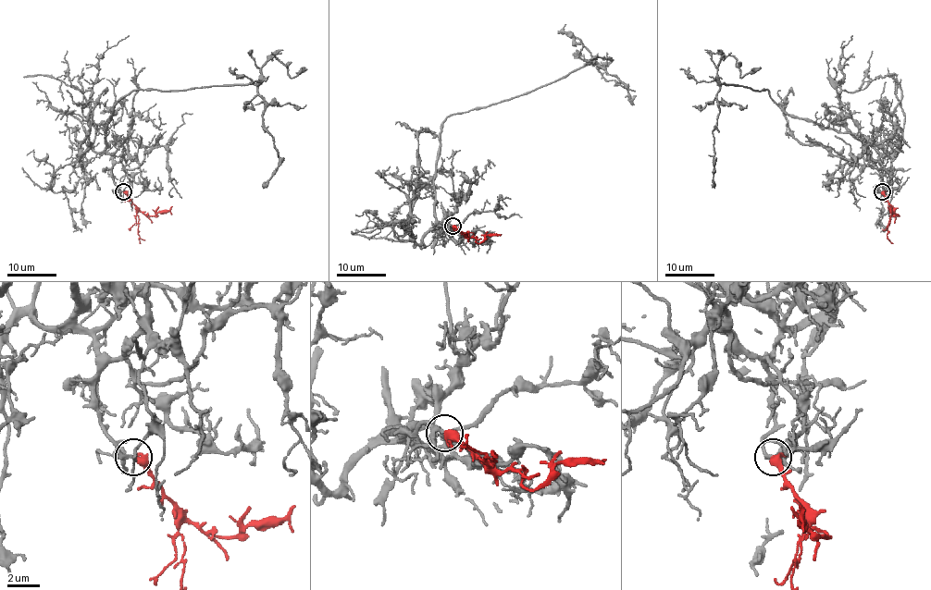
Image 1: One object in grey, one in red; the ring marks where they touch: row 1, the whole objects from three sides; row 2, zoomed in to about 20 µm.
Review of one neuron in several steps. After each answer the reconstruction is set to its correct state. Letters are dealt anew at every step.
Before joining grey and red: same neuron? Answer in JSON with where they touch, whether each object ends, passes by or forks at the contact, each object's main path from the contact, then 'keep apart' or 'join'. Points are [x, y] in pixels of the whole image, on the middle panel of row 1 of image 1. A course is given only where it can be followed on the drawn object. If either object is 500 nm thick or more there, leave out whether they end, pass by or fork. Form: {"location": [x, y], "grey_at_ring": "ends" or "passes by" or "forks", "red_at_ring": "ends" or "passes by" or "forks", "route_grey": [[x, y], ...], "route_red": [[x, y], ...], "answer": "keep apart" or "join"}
{"location": [453, 226], "grey_at_ring": "passes by", "red_at_ring": "ends", "route_grey": [[452, 226], [435, 226], [442, 123], [527, 94], [597, 56], [608, 57], [591, 59]], "route_red": [[452, 226], [477, 243], [486, 236], [501, 234]], "answer": "join"}

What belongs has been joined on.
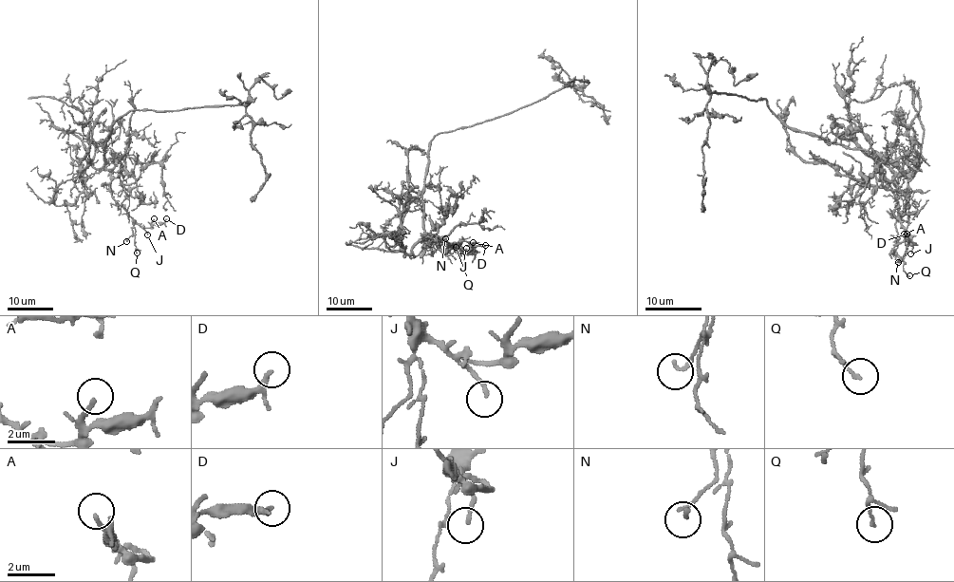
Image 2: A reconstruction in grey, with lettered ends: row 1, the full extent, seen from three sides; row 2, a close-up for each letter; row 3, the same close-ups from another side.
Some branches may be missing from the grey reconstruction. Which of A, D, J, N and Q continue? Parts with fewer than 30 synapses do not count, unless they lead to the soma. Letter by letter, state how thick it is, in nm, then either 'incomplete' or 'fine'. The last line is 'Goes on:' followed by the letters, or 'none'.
A: 150 nm | fine
D: 170 nm | fine
J: 140 nm | fine
N: 170 nm | fine
Q: 120 nm | fine
Goes on: none

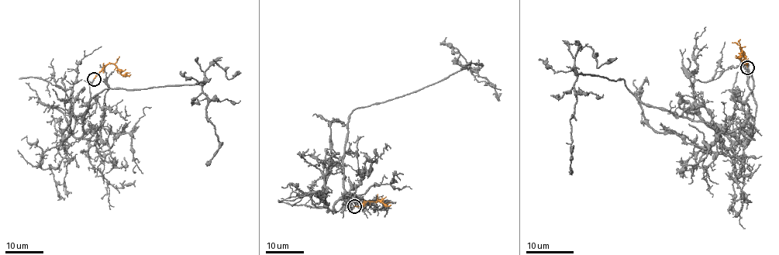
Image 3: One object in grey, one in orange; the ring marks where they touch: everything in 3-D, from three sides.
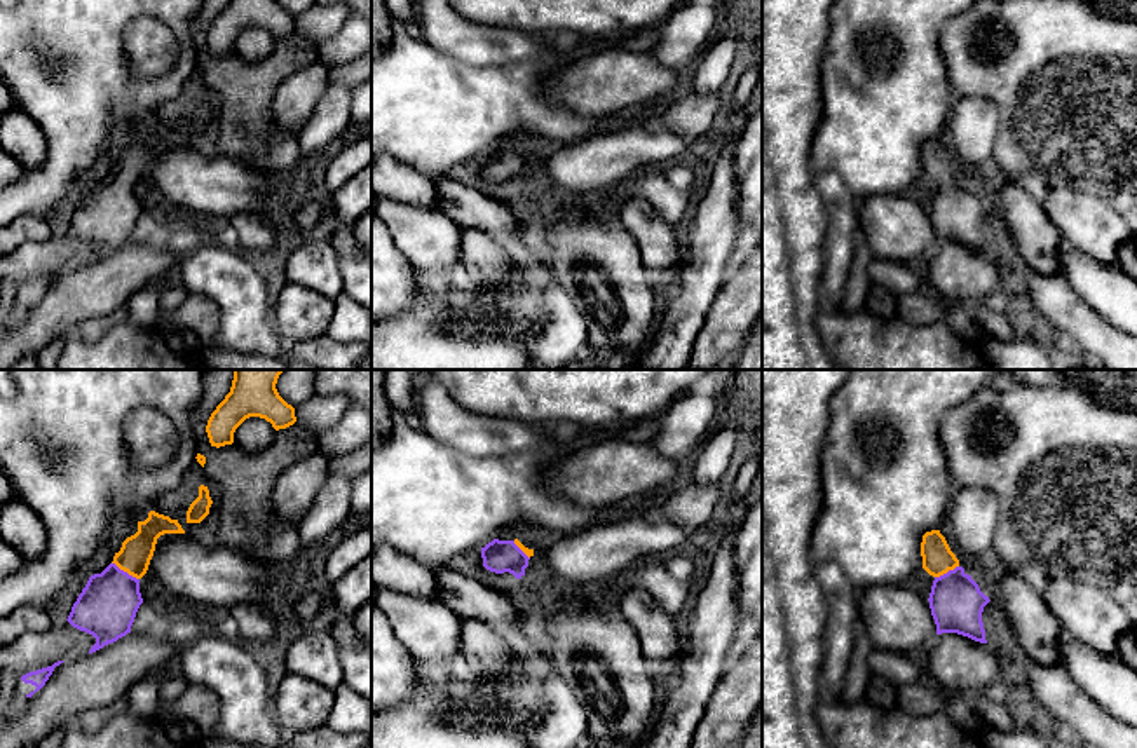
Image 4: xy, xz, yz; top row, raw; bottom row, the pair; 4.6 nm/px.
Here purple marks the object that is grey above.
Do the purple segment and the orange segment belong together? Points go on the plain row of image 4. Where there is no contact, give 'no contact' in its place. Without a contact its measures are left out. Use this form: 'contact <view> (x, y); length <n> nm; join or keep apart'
contact xy (126, 182); length 150 nm; join

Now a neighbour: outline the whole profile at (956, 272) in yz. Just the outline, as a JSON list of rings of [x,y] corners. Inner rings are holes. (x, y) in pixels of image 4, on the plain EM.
[[[942,242],[928,255],[924,277],[938,296],[971,309],[999,288],[994,256],[957,242]]]

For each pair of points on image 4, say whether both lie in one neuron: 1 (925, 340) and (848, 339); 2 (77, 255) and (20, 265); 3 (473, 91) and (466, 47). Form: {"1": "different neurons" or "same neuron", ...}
{"1": "same neuron", "2": "same neuron", "3": "different neurons"}

